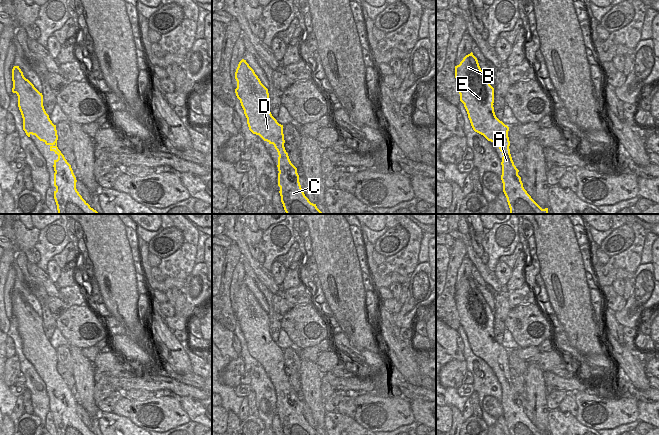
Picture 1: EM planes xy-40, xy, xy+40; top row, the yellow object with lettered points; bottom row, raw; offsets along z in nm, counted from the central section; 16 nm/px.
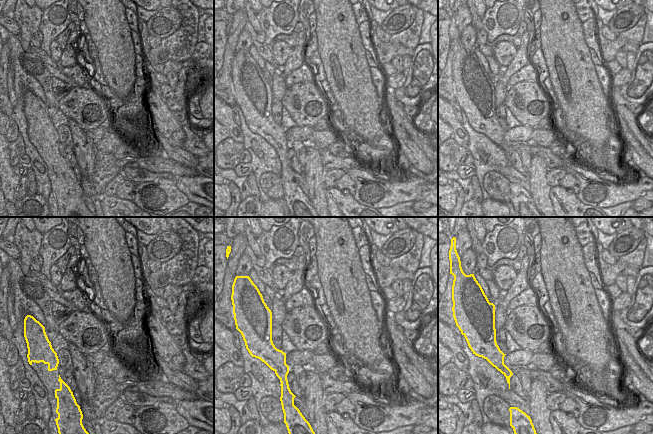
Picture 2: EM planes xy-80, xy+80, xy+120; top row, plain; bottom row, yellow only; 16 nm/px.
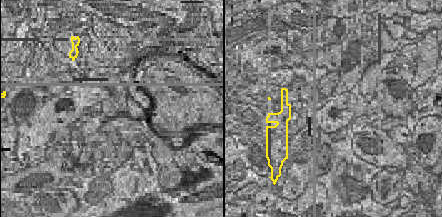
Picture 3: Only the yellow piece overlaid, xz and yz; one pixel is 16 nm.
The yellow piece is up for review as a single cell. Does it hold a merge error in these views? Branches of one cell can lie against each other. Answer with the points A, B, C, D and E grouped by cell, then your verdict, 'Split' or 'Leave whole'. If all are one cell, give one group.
Groups: A B C D E. Leave whole

